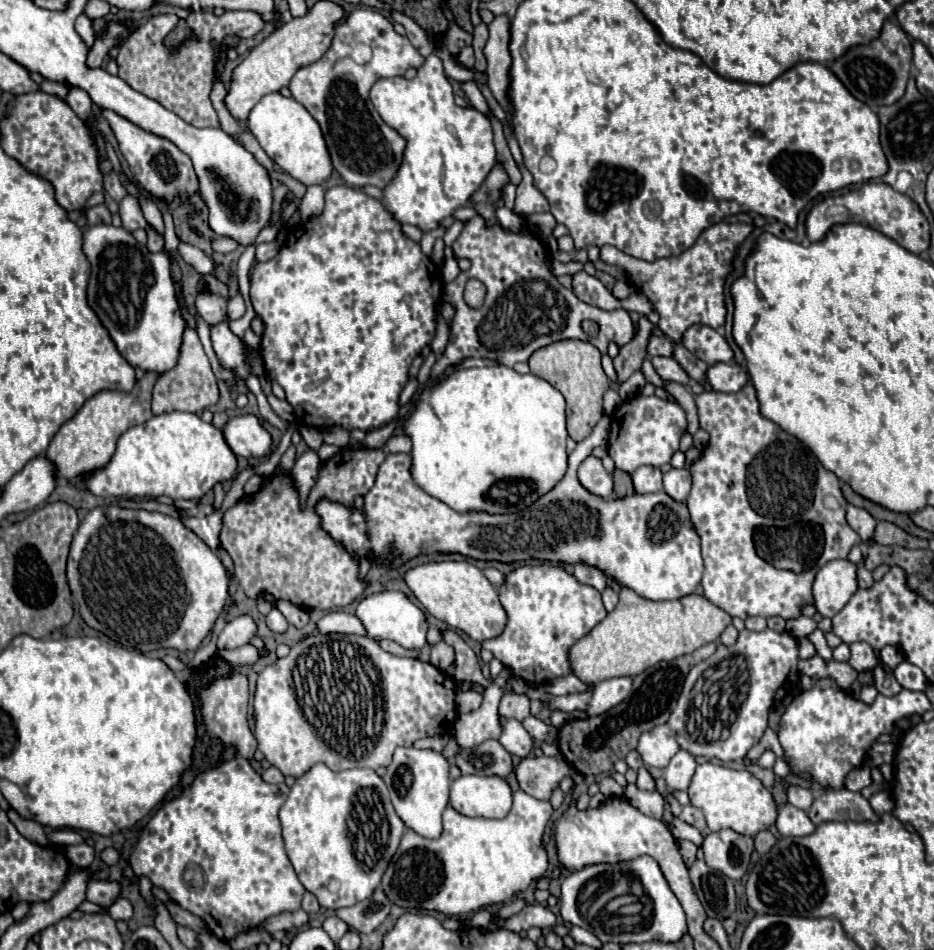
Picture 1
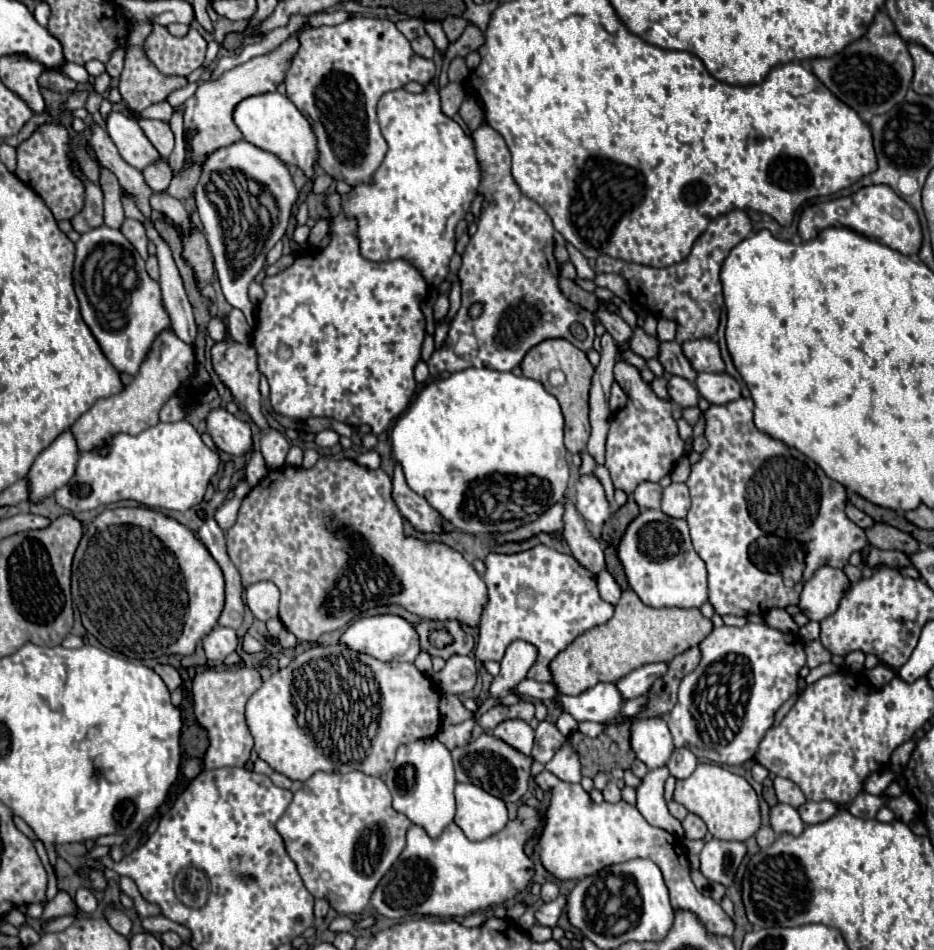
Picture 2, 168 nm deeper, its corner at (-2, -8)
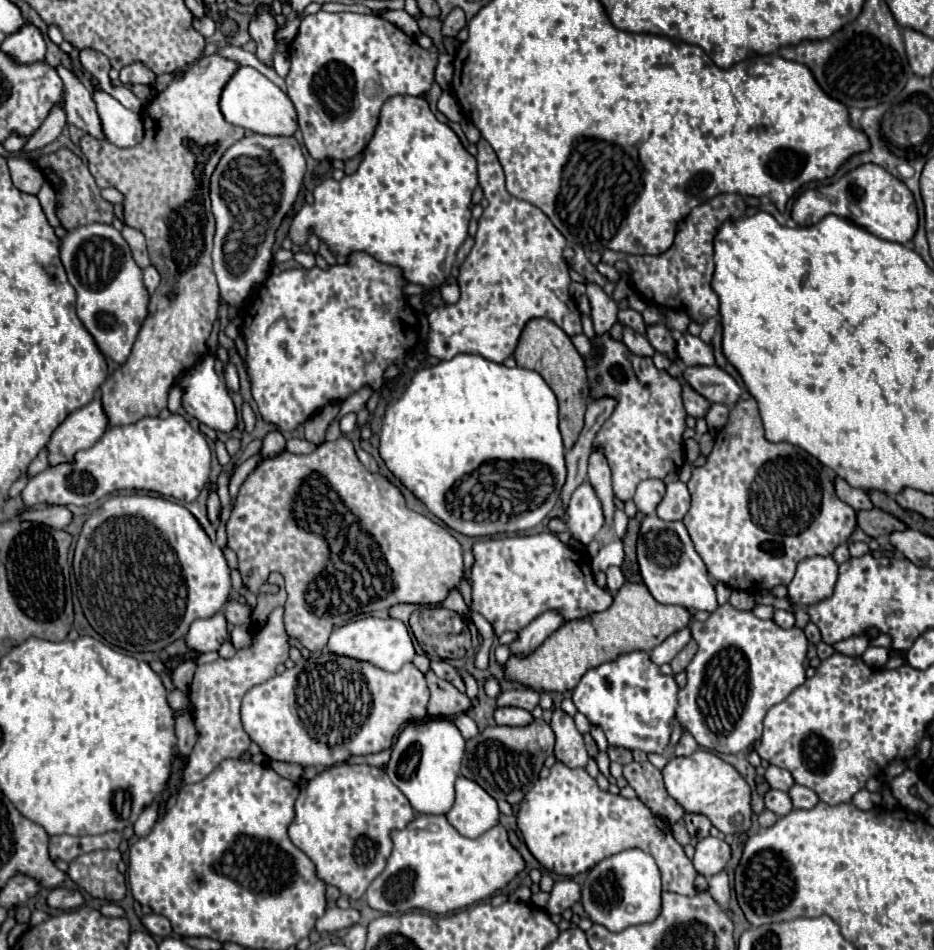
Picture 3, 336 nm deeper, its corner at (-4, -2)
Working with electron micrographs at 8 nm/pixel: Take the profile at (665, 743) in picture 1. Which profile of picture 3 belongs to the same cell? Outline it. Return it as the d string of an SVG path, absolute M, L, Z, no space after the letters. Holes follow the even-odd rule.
M634 650L588 670L574 688L572 700L592 724L602 726L610 746L662 754L670 742L672 718L676 716L678 684L674 676L660 672L648 652Z

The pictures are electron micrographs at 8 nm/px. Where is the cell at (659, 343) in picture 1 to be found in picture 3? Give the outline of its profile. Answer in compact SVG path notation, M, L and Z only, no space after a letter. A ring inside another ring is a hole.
M630 308L628 310L620 310L618 312L618 322L628 326L628 328L632 328L632 330L636 330L636 332L640 332L640 334L646 332L646 324L642 320L642 314L638 314L636 310L630 310Z

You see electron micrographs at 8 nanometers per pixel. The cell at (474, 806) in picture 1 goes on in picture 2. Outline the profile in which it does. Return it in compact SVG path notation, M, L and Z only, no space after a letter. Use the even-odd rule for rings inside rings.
M456 784L454 822L470 840L484 840L500 832L508 822L508 810L502 800L474 784Z

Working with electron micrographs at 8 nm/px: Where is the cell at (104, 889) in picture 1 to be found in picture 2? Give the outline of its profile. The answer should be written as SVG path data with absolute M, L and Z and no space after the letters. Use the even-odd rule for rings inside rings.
M80 888L80 890L76 892L74 900L76 900L78 908L80 908L82 912L86 912L86 914L94 912L96 906L98 906L98 900L96 900L96 896L94 896L94 892L92 892L90 888Z

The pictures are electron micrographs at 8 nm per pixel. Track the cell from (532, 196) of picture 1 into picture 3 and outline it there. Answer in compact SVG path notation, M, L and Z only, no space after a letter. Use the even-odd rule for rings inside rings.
M484 138L478 142L476 160L478 160L478 180L488 200L488 208L478 220L478 232L474 238L472 252L460 266L460 276L458 276L460 300L456 304L442 304L440 308L434 308L428 314L428 334L424 346L428 356L438 360L448 360L454 358L456 354L468 352L468 354L480 354L492 362L504 362L514 352L520 332L528 320L548 318L556 326L560 326L568 336L582 334L582 322L576 302L568 294L568 286L572 280L568 276L568 264L562 256L566 238L552 226L550 218L540 208L524 200L512 198L508 194L504 186L502 166L492 146L488 146Z

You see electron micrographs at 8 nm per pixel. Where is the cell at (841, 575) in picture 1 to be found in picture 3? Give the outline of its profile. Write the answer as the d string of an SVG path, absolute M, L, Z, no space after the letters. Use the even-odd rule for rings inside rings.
M812 556L796 566L796 576L788 584L788 598L798 606L812 606L828 598L838 578L838 564L830 556Z

